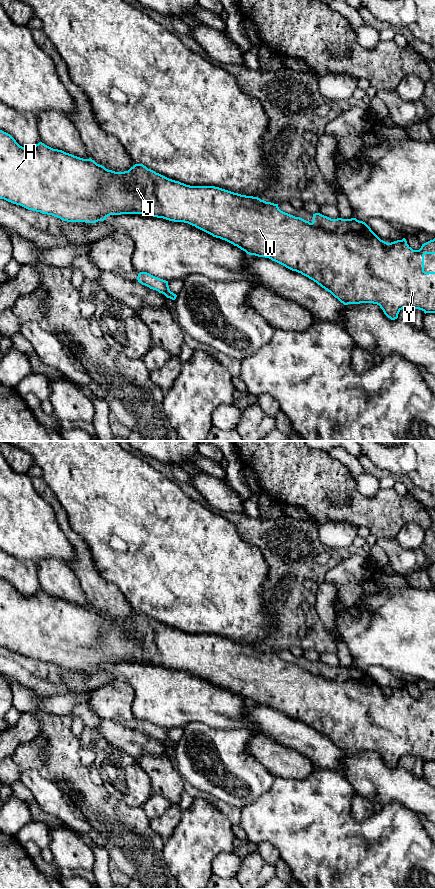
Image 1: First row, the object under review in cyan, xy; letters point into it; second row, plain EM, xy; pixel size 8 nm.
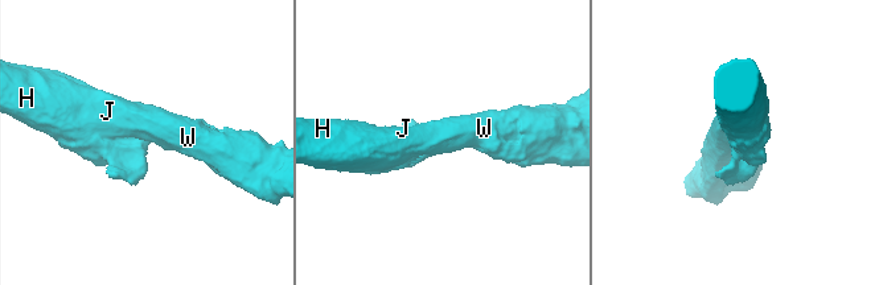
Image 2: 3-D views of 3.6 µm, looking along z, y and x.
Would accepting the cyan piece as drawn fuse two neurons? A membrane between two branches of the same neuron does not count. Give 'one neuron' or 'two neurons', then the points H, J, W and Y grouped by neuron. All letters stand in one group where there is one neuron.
one neuron; groups H J W Y

